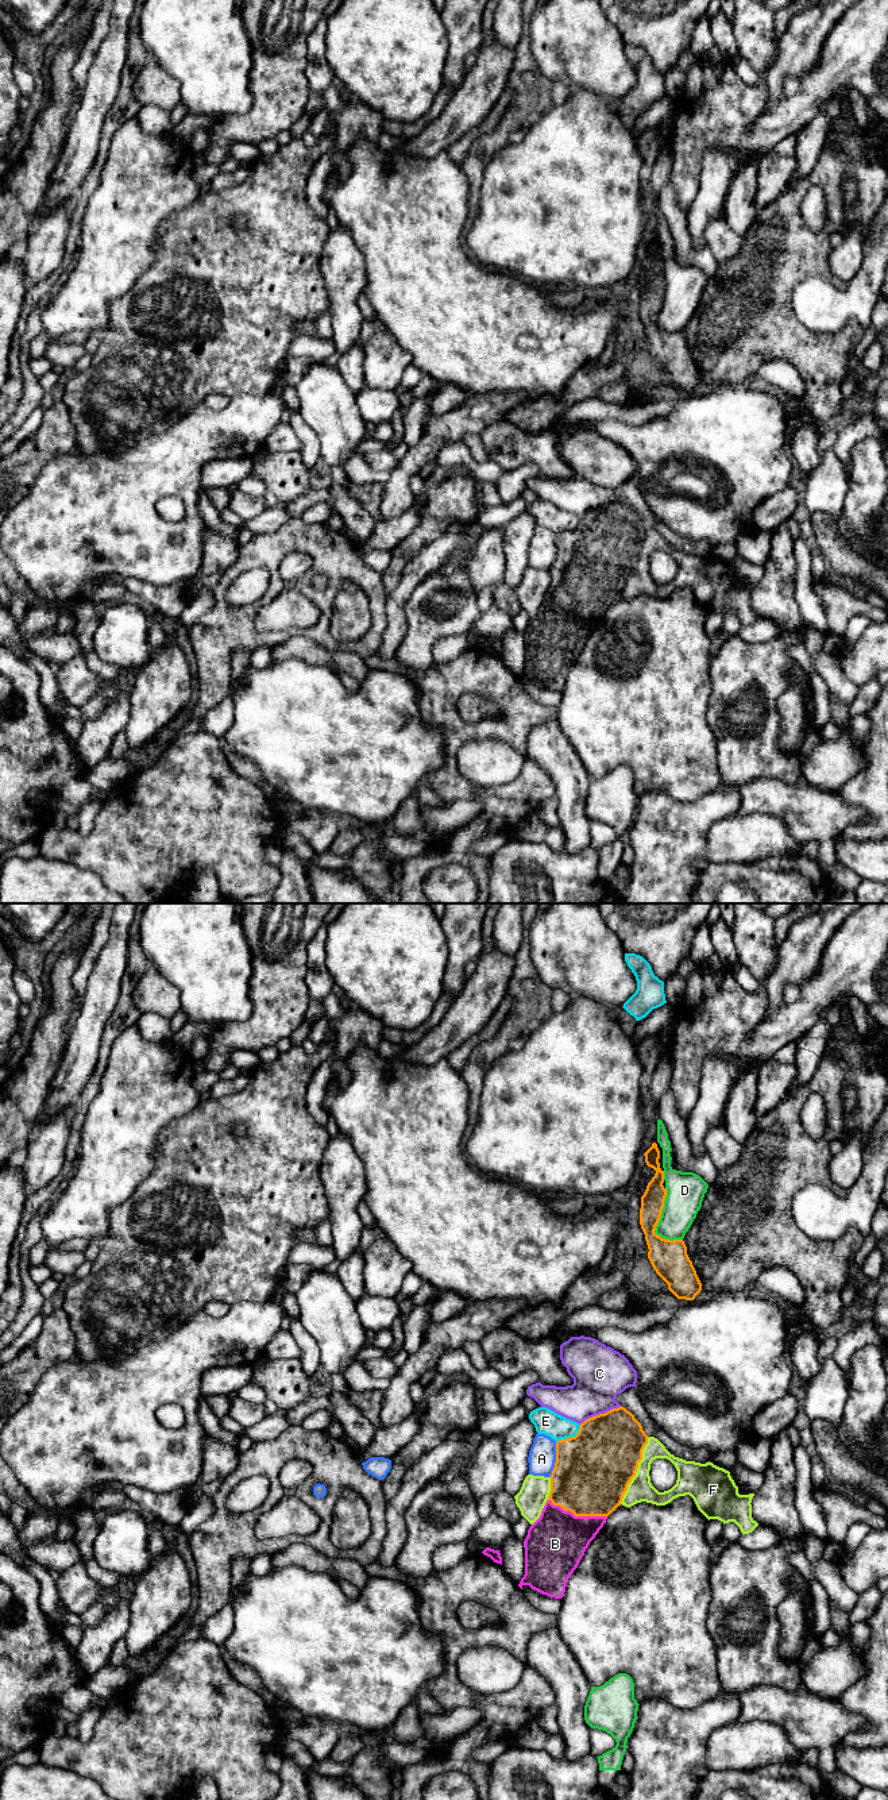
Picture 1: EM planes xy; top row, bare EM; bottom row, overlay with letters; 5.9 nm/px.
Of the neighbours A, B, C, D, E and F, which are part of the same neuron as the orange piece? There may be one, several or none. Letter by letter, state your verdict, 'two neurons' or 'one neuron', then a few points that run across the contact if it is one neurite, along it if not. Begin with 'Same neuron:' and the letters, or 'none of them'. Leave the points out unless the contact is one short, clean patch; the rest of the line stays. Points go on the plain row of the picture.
Same neuron: B
A: two neurons
B: one neuron
C: two neurons
D: two neurons
E: two neurons
F: two neurons

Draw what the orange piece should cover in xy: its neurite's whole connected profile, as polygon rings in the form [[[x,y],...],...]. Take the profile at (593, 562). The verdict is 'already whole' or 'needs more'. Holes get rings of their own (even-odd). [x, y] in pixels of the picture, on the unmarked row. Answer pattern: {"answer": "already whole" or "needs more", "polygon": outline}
{"answer": "needs more", "polygon": [[[625,500],[613,501],[580,516],[575,529],[556,535],[556,555],[551,567],[551,585],[540,610],[529,620],[524,633],[525,667],[518,679],[529,678],[532,682],[549,690],[561,691],[570,668],[578,660],[590,635],[606,616],[607,609],[621,598],[629,575],[636,568],[648,528],[641,516]]]}

